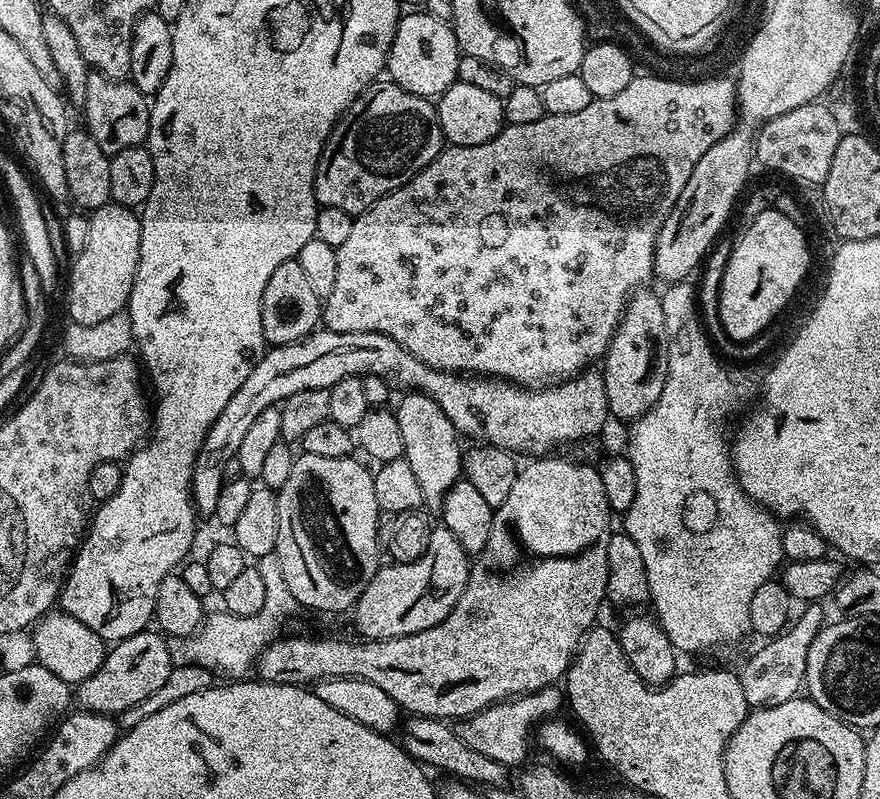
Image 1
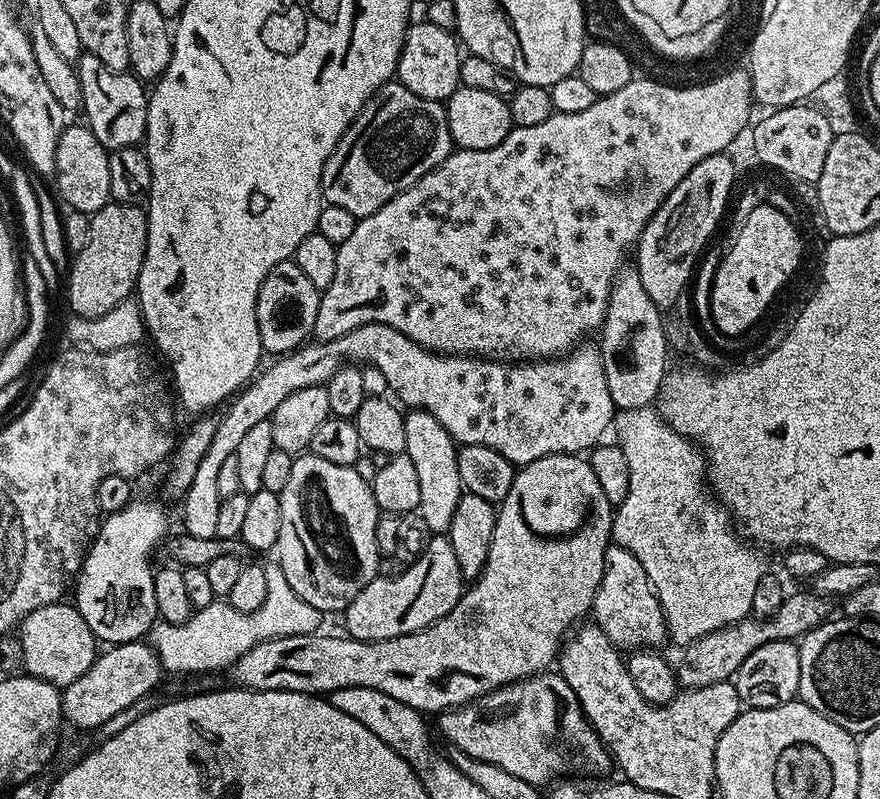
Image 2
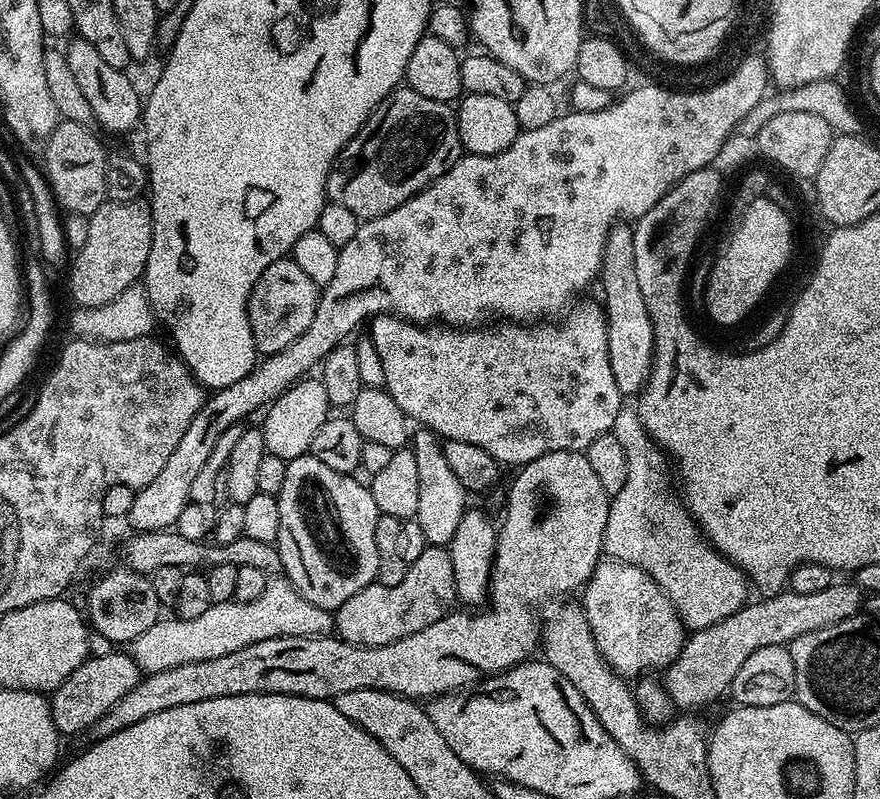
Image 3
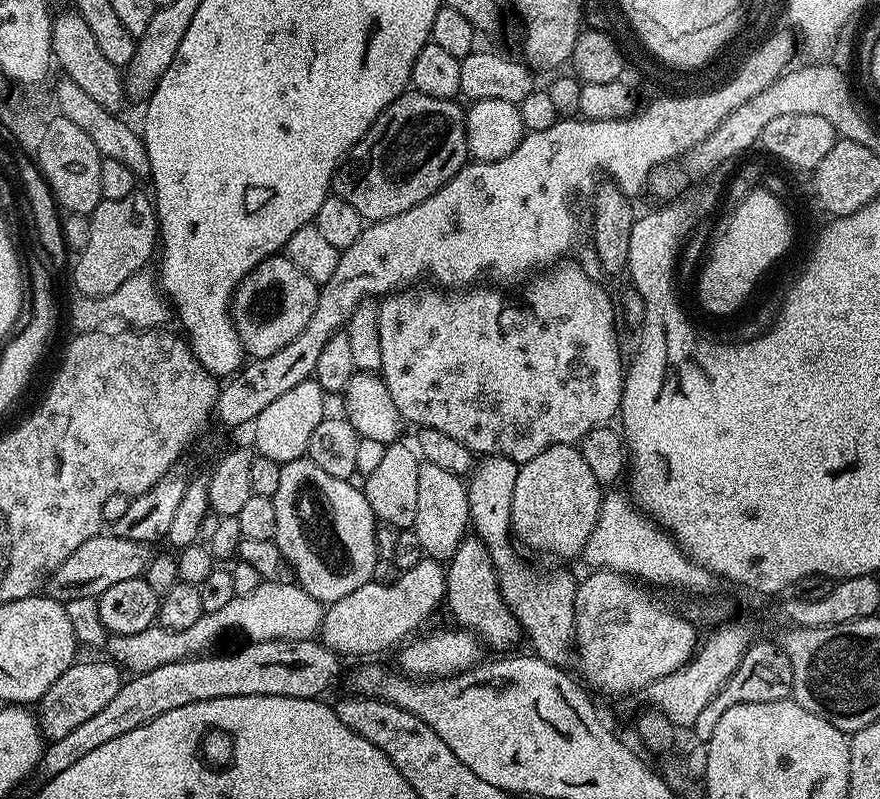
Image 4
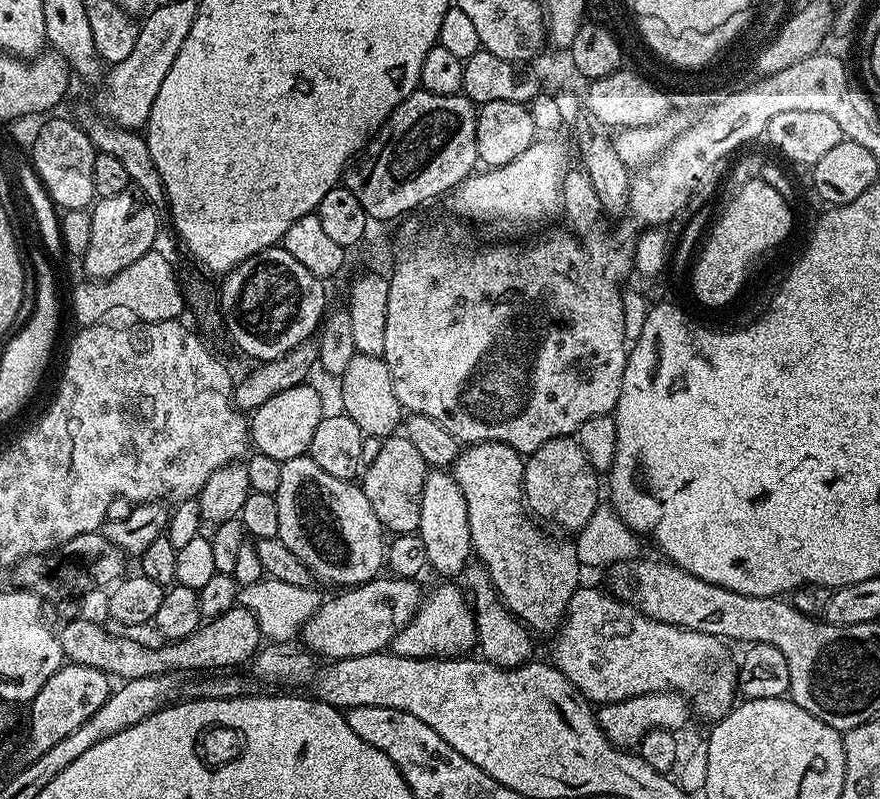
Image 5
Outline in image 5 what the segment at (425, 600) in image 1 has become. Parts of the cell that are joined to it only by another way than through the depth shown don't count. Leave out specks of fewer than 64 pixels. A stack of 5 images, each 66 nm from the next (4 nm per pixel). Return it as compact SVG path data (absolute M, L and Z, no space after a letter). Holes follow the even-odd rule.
M384 579L349 587L337 600L325 599L302 628L303 647L317 657L325 656L328 662L385 651L412 620L422 603L422 592L416 589L415 579Z

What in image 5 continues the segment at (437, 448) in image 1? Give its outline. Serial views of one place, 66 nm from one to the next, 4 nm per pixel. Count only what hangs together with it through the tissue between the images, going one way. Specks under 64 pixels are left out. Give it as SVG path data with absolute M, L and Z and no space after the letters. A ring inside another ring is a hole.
M440 470L429 471L422 486L422 502L420 503L420 526L418 535L422 538L422 546L426 546L427 567L441 572L444 578L463 573L473 555L470 524L466 514L466 500L455 479Z

